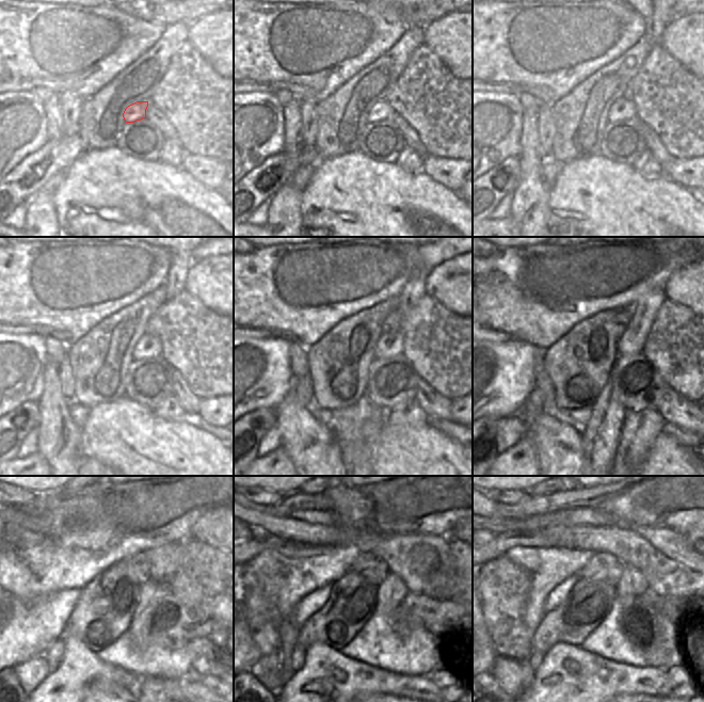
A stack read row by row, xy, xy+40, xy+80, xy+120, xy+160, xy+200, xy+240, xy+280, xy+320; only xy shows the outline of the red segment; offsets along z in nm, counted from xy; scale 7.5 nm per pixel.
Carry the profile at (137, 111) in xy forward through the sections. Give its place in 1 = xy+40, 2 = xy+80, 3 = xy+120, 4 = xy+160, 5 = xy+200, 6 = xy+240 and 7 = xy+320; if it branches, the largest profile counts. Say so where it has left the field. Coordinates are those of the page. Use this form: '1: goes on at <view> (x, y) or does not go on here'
1: goes on at xy+40 (382, 110)
2: goes on at xy+80 (623, 109)
3: goes on at xy+120 (147, 347)
4: goes on at xy+160 (389, 344)
5: goes on at xy+200 (630, 342)
6: goes on at xy+240 (157, 571)
7: goes on at xy+320 (672, 542)

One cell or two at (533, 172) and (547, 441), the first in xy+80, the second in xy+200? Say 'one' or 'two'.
one

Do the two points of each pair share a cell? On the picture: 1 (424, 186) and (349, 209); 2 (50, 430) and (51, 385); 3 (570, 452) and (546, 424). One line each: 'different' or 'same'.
1: same
2: same
3: same

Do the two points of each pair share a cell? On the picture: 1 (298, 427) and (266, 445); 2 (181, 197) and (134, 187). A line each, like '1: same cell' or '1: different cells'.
1: different cells
2: same cell

